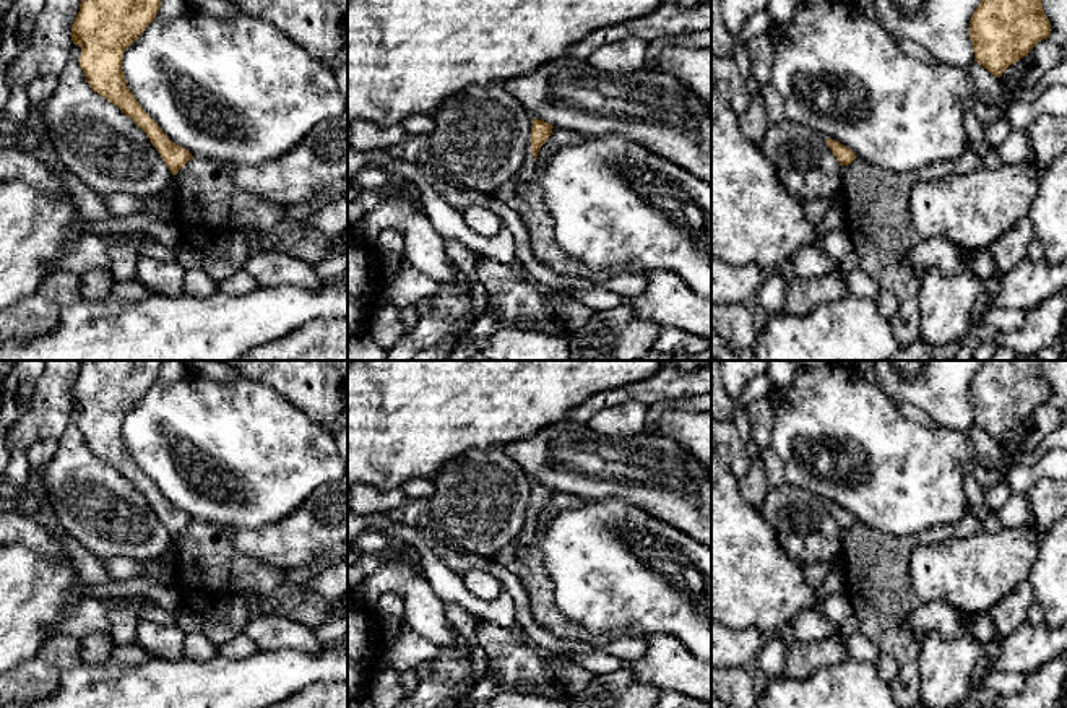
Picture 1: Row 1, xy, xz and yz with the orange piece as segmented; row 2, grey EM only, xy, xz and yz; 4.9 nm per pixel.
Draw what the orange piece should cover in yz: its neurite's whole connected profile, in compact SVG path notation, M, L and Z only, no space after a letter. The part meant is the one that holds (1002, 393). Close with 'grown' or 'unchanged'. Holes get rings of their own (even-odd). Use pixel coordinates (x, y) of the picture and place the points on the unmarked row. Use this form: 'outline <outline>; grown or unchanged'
outline M983 360L970 383L974 425L999 442L1049 398L1041 360Z; unchanged

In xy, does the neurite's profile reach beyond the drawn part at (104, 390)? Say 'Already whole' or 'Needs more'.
Already whole

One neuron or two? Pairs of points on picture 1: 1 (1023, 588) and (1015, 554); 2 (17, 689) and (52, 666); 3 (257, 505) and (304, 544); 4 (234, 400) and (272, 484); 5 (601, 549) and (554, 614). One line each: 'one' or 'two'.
1: two
2: one
3: two
4: one
5: two

